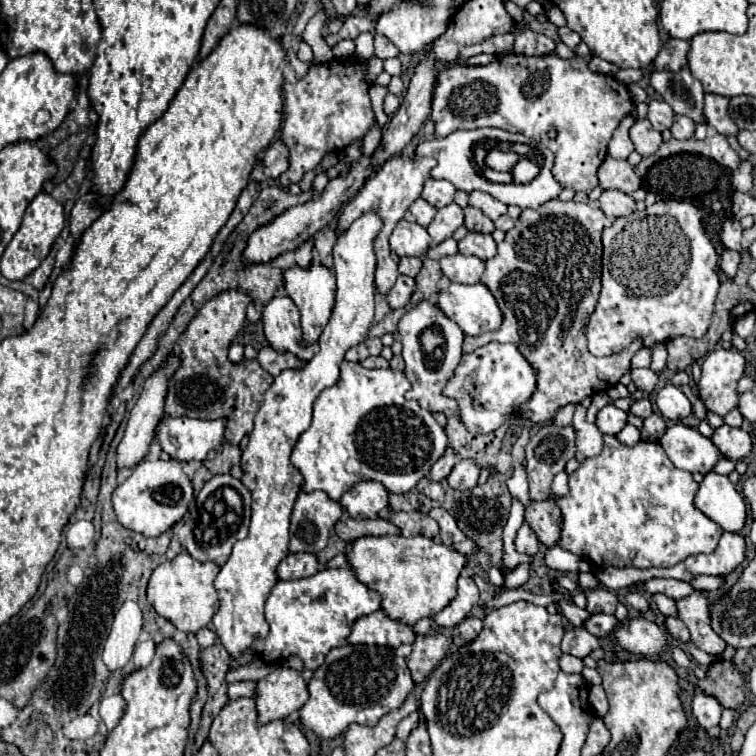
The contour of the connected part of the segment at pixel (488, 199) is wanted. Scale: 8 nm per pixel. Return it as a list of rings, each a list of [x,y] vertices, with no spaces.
[[[471,192],[469,194],[469,204],[479,208],[483,214],[487,214],[491,220],[507,214],[507,206],[499,200],[495,200],[491,194],[487,192]]]

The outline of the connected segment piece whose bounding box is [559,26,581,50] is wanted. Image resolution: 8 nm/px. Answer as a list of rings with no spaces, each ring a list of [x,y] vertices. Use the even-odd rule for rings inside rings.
[[[559,28],[559,38],[561,38],[561,42],[563,44],[567,44],[571,50],[581,42],[581,38],[579,38],[579,34],[577,32],[573,32],[573,30],[569,30],[569,28]]]

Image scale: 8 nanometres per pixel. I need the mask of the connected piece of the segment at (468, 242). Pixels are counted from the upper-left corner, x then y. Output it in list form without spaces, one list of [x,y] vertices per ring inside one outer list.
[[[469,232],[461,242],[459,242],[459,252],[461,254],[473,254],[481,260],[489,260],[495,256],[497,246],[491,234],[481,234],[481,232]]]

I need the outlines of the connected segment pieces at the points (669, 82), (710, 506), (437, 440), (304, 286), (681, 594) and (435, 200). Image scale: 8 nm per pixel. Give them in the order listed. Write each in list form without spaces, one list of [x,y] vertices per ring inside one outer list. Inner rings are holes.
[[[683,68],[679,72],[653,72],[651,86],[663,96],[675,114],[689,116],[697,122],[703,122],[703,86],[701,82]]]
[[[709,472],[699,486],[695,506],[717,522],[725,532],[741,532],[747,518],[743,496],[735,490],[727,476]]]
[[[341,362],[341,378],[335,386],[325,388],[313,404],[313,422],[299,436],[297,448],[293,448],[291,462],[305,478],[305,492],[323,490],[331,500],[339,500],[345,490],[361,480],[377,480],[389,492],[405,494],[421,478],[425,478],[431,466],[447,450],[447,436],[435,422],[431,412],[423,410],[417,400],[407,400],[405,392],[411,388],[409,380],[399,370],[369,370],[359,362]],[[349,462],[359,462],[361,470],[349,470]]]
[[[311,262],[309,268],[301,268],[295,264],[283,272],[283,290],[287,292],[287,296],[295,302],[295,306],[301,312],[303,342],[305,344],[317,342],[319,332],[323,332],[323,328],[331,316],[333,302],[335,302],[335,274],[333,274],[333,270],[323,266],[321,262]]]
[[[653,578],[649,582],[637,582],[637,590],[649,592],[649,594],[665,594],[673,600],[681,600],[681,598],[687,598],[689,594],[693,594],[695,588],[689,582],[681,582],[681,580]]]
[[[429,178],[423,186],[423,194],[421,194],[429,204],[433,204],[435,208],[443,208],[447,204],[453,202],[455,198],[455,186],[447,180],[435,180]]]

